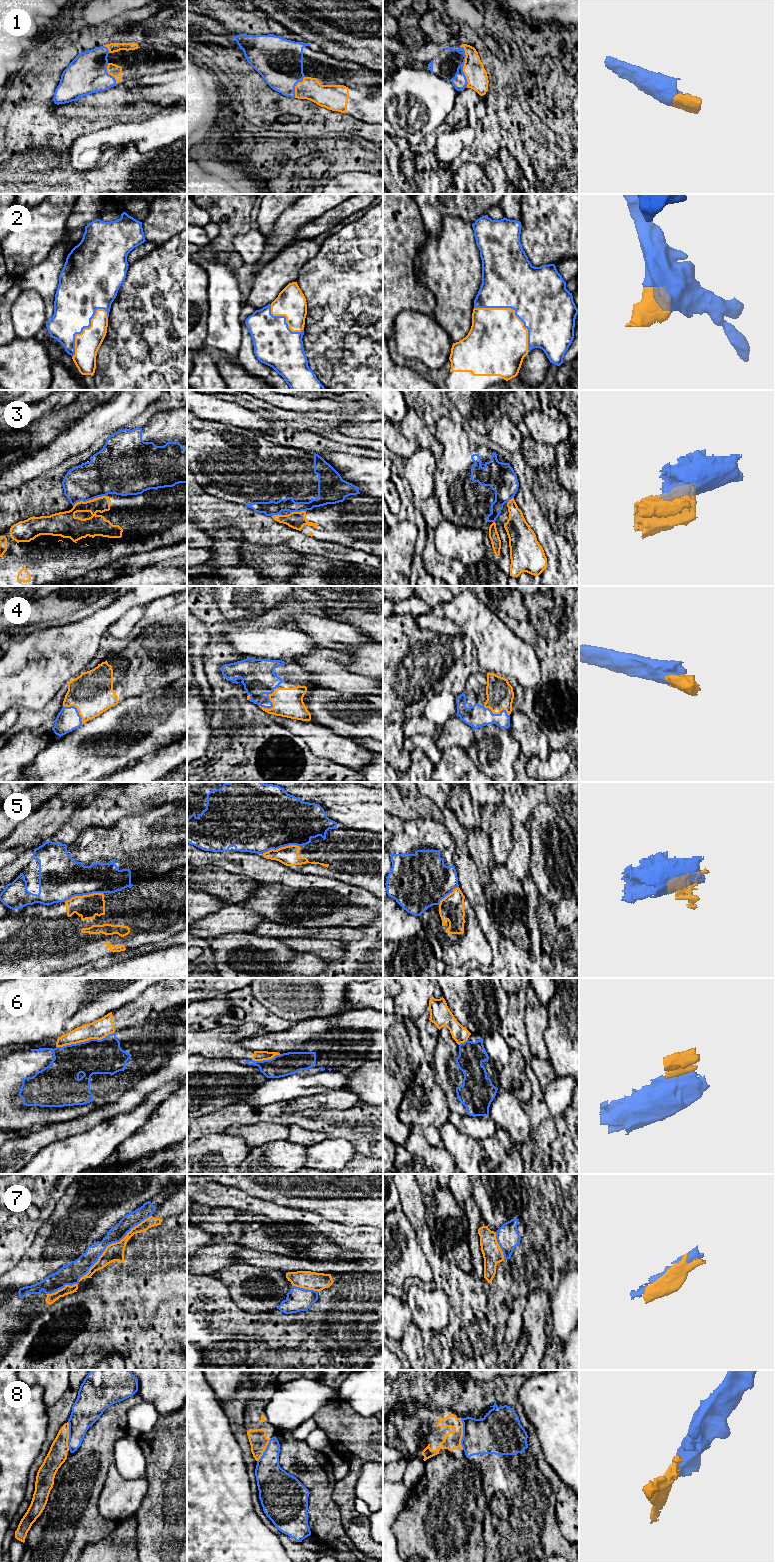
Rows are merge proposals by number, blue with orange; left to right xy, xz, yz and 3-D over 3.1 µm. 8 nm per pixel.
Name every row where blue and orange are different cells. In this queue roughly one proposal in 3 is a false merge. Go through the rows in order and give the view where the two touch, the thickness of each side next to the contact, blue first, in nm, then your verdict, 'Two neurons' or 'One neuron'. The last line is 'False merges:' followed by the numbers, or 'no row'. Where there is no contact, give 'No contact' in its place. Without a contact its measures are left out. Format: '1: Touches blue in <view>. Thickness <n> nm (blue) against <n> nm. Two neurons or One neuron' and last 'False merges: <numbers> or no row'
1: Touches blue in yz. Thickness 110 nm (blue) against 170 nm. One neuron
2: Touches blue in yz. Thickness 460 nm (blue) against 460 nm. One neuron
3: Touches blue in xy. Thickness 320 nm (blue) against 170 nm. Two neurons
4: Touches blue in xz. Thickness 260 nm (blue) against 240 nm. One neuron
5: Touches blue in xy. Thickness 360 nm (blue) against 190 nm. Two neurons
6: Touches blue in xy. Thickness 280 nm (blue) against 160 nm. Two neurons
7: Touches blue in xy. Thickness 120 nm (blue) against 140 nm. Two neurons
8: Touches blue in yz. Thickness 320 nm (blue) against 140 nm. Two neurons
False merges: 3, 5, 6, 7, 8

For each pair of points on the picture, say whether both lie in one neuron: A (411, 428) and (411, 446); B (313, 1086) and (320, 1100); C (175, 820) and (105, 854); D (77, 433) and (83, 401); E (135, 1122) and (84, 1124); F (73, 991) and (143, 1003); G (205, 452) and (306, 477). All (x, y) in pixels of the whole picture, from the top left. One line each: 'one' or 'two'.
A: two
B: two
C: one
D: two
E: two
F: two
G: one

